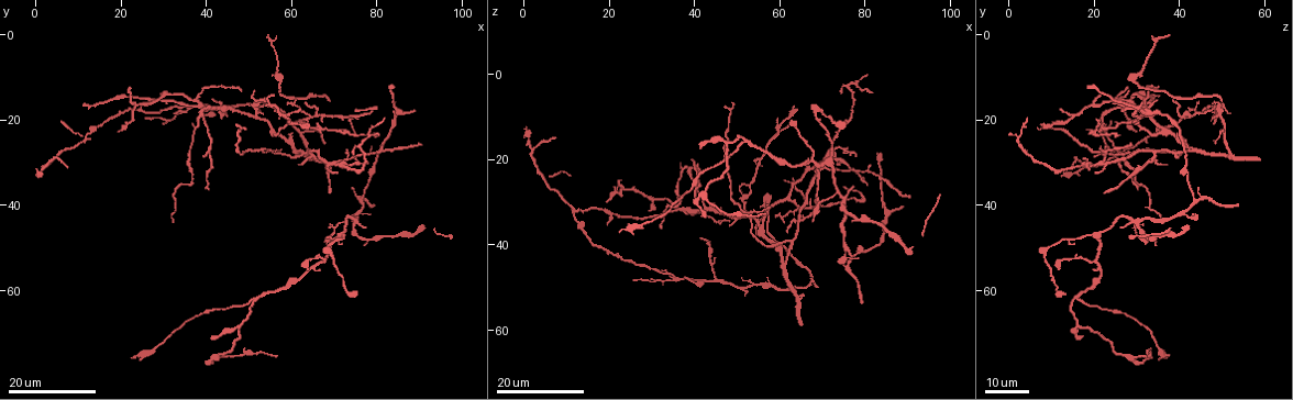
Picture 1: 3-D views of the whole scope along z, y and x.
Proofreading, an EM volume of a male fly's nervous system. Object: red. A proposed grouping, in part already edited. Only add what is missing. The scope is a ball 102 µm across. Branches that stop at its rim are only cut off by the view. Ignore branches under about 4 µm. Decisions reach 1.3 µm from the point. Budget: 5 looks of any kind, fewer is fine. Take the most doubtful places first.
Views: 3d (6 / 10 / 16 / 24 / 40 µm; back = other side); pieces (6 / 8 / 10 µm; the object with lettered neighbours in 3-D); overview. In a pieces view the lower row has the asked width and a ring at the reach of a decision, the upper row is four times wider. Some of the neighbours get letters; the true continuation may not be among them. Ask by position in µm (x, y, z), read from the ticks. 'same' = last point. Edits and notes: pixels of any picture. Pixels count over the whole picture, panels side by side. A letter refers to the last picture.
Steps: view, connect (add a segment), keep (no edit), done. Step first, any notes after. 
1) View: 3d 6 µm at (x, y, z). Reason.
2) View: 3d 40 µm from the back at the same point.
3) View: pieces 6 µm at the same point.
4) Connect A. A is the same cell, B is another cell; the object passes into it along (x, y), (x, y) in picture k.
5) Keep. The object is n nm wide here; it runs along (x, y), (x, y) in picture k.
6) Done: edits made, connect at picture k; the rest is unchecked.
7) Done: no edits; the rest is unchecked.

View: 3d 16 µm at (77.0, 45.0, 26.0).

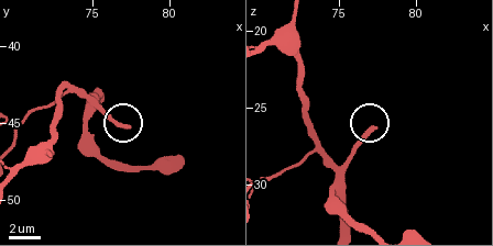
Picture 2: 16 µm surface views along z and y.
View: pieces 8 µm at (77.2, 45.2, 26.4). What lies round it.

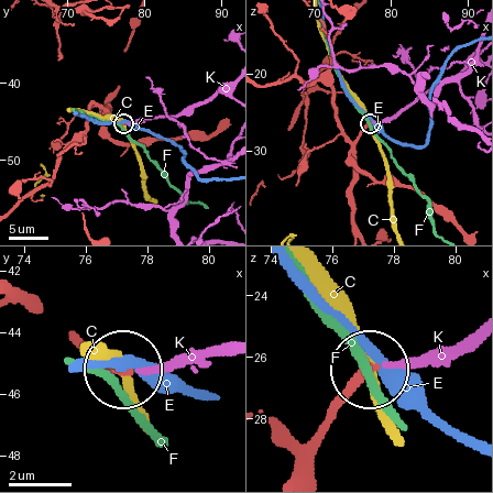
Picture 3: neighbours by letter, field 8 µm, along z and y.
Keep. C, E, F and K are other cells; no lettered segment goes on from it.

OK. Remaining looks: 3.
View: 3d 24 µm at (75.5, 18.0, 26.5). Free end.

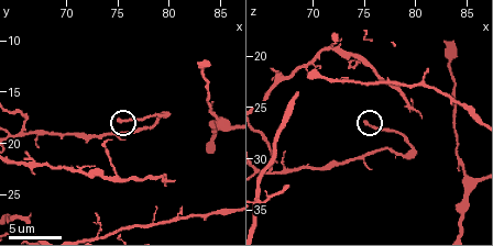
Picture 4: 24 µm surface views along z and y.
View: pieces 8 µm at (75.0, 17.8, 26.6). What lies round it.

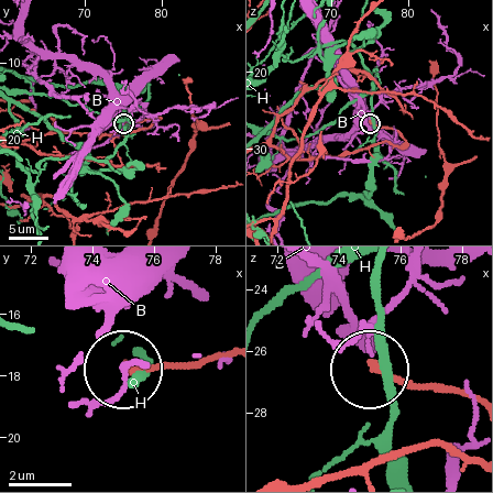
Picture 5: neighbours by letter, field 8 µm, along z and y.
Keep. B and H are other cells; it runs along (468, 396), (376, 373) in picture 5; no lettered segment goes on from it.

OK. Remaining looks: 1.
Done: no edits; the rest is unchecked.

